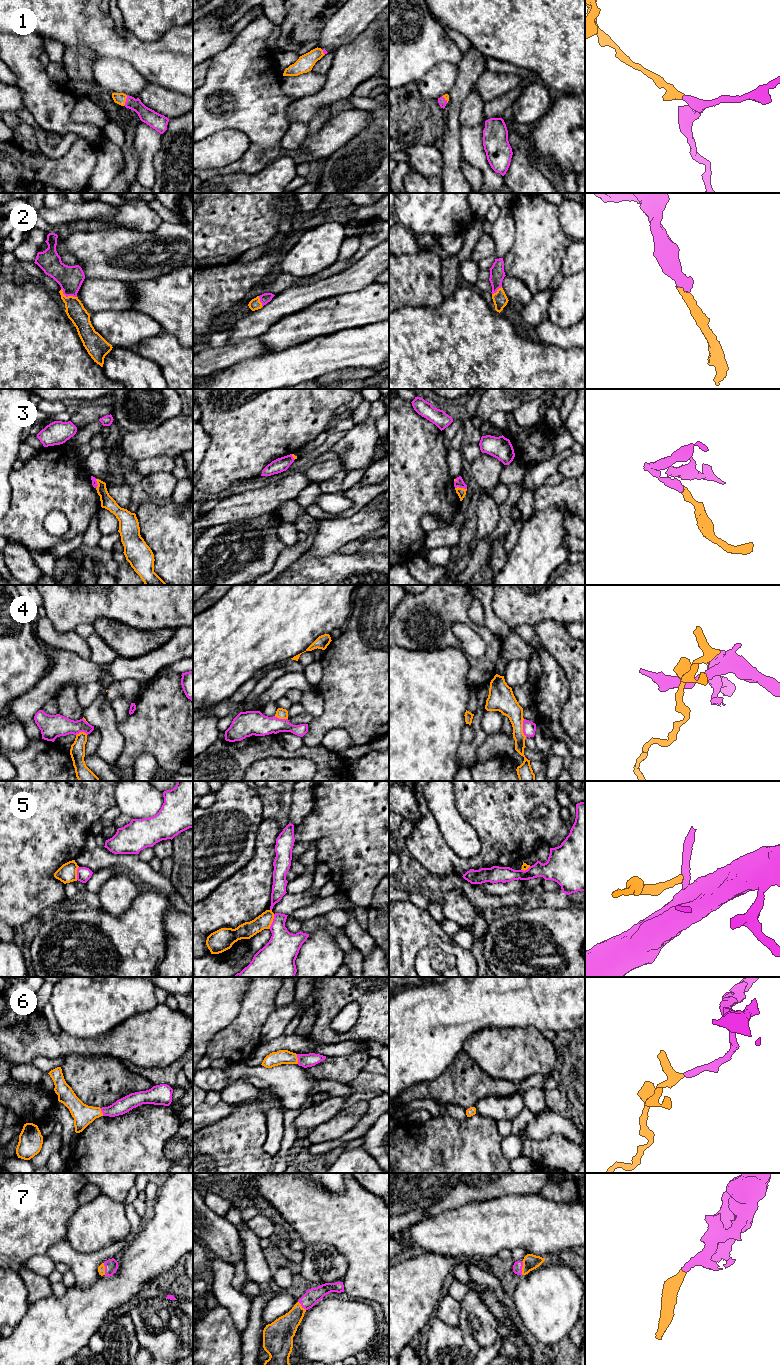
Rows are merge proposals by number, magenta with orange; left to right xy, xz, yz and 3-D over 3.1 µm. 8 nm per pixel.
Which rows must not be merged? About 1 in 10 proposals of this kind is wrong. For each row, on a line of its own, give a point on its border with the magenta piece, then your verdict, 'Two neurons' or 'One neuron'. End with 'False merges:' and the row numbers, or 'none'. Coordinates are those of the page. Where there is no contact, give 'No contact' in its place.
1: Touches magenta at xy (126, 100). One neuron
2: Touches magenta at xy (67, 296). One neuron
3: Touches magenta at yz (461, 487). One neuron
4: Touches magenta at yz (523, 728). Two neurons
5: Touches magenta at xz (273, 921). Two neurons
6: Touches magenta at xz (298, 1059). One neuron
7: Touches magenta at yz (521, 1268). One neuron
False merges: 4, 5

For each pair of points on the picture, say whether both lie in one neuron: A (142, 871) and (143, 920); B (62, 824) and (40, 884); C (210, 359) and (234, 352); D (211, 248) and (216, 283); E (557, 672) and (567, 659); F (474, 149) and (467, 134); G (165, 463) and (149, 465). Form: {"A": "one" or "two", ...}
{"A": "two", "B": "one", "C": "one", "D": "two", "E": "two", "F": "one", "G": "one"}

